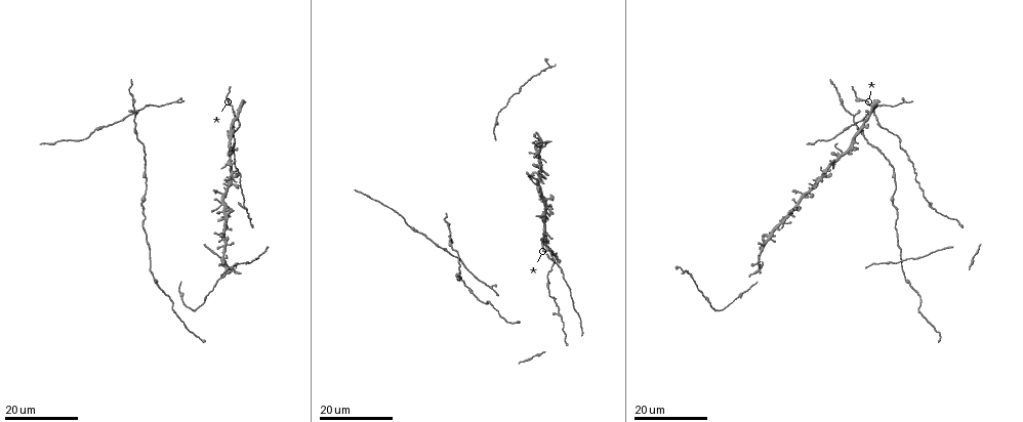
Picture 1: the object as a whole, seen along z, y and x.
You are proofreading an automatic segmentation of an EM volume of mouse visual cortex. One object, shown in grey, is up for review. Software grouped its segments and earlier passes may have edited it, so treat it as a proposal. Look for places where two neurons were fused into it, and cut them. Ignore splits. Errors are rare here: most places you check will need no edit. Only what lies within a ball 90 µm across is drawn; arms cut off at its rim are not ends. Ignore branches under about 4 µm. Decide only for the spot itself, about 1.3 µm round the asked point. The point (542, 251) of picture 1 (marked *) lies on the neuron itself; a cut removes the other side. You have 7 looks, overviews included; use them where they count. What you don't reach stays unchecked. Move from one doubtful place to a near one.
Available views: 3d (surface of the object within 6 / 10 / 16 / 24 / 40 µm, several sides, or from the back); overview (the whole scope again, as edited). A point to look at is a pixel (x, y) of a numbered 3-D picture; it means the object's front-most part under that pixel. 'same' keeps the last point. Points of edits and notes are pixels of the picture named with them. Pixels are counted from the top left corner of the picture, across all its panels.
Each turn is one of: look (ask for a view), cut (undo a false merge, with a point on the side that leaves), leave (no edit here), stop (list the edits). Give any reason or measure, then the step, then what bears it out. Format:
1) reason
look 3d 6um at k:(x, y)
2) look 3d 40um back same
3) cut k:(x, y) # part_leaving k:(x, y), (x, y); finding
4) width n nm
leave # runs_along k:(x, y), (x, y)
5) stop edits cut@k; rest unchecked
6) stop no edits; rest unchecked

branch point
look 3d 16um at 1:(233, 112)

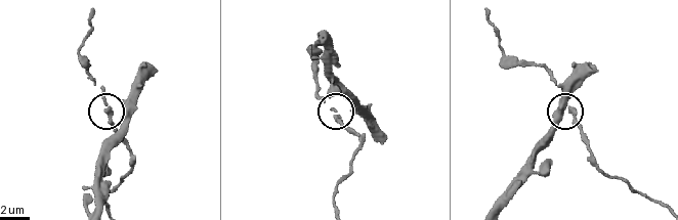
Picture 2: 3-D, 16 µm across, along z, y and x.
zoom in
look 3d 6um at 2:(337, 112)

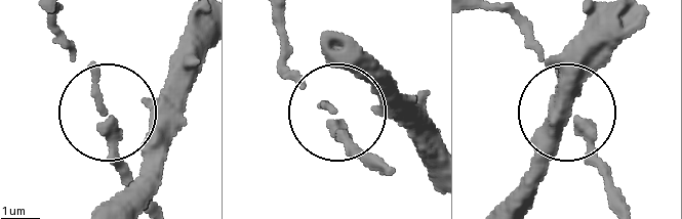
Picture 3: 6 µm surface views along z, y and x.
look 3d 6um back at 3:(334, 112)

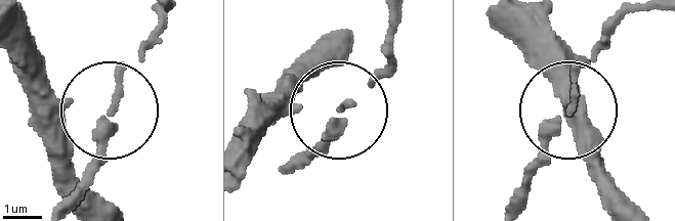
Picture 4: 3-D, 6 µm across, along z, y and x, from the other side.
arms 3
leave # runs_along 4:(164, 28), (121, 74), (101, 162), (79, 187); one neuron here

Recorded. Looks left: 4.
calibre changes
look 3d 16um at 1:(883, 264)

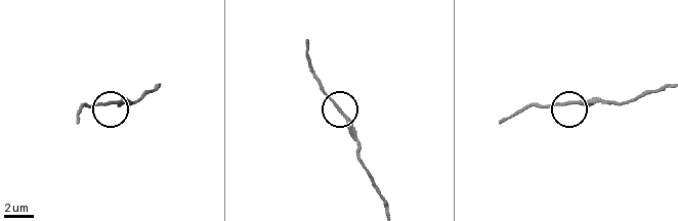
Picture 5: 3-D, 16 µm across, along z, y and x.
closer look
look 3d 10um at 5:(345, 118)

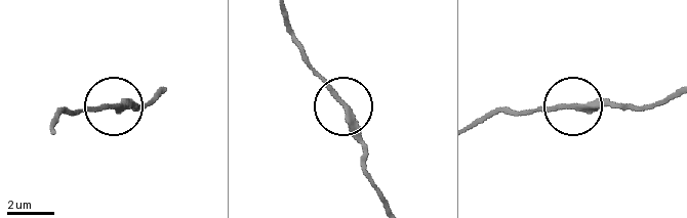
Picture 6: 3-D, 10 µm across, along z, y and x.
zoom in
look 3d 6um at 6:(570, 108)

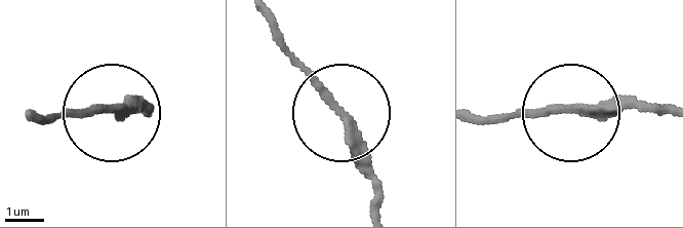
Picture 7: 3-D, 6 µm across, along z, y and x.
leave # runs_along 7:(667, 108), (529, 108), (504, 118); continuous, no second neuron

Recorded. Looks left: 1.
stop no edits; rest unchecked

